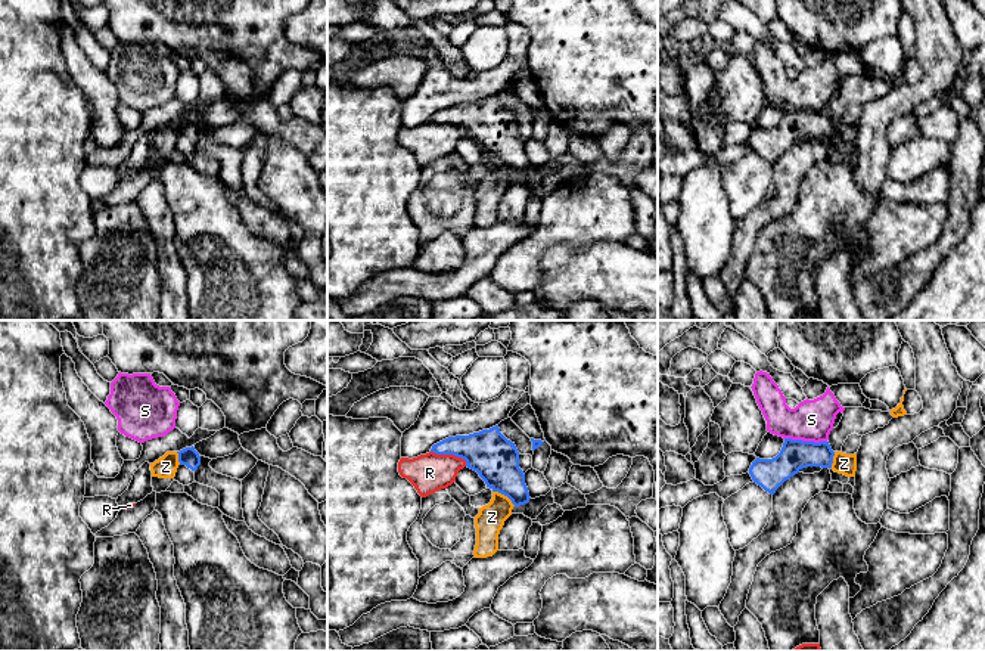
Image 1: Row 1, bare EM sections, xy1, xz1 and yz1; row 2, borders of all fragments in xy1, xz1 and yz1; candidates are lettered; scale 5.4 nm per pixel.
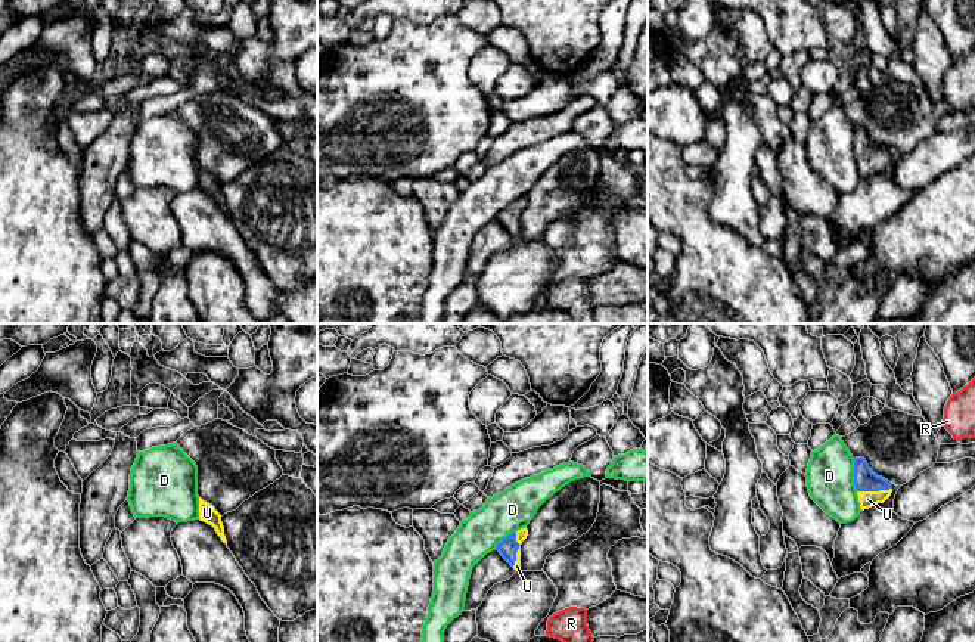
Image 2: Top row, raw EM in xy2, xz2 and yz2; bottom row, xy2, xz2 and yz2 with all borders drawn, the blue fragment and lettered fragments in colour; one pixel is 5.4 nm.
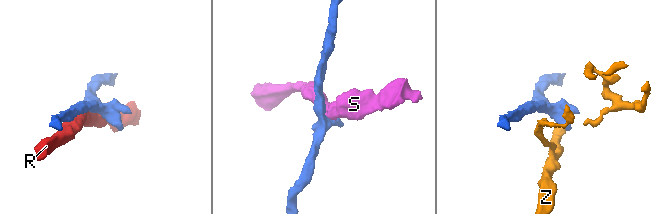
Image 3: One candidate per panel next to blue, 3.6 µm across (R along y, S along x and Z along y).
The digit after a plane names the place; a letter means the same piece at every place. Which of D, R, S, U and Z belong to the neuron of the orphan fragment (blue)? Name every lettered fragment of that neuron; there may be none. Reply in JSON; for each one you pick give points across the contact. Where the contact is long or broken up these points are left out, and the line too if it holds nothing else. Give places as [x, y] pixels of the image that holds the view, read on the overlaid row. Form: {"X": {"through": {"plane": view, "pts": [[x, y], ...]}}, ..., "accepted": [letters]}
{"U": {"through": {"plane": "yz2", "pts": [[865, 480], [873, 490], [868, 499]]}}, "accepted": ["U"]}

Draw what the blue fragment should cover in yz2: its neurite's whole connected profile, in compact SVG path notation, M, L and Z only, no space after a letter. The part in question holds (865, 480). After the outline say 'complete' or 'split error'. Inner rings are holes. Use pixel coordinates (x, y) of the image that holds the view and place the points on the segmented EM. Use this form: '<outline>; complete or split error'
M864 458L854 459L854 484L861 511L884 503L892 493L892 483L878 477Z; split error

